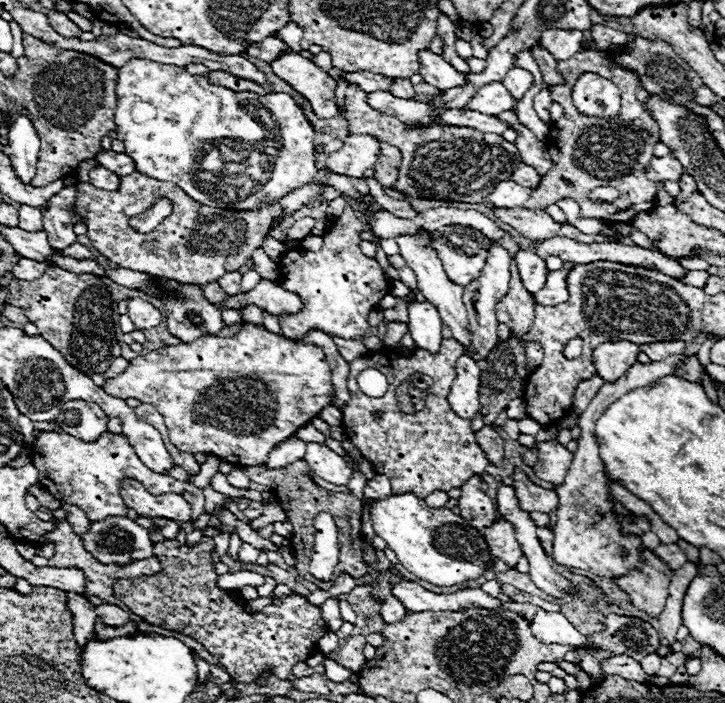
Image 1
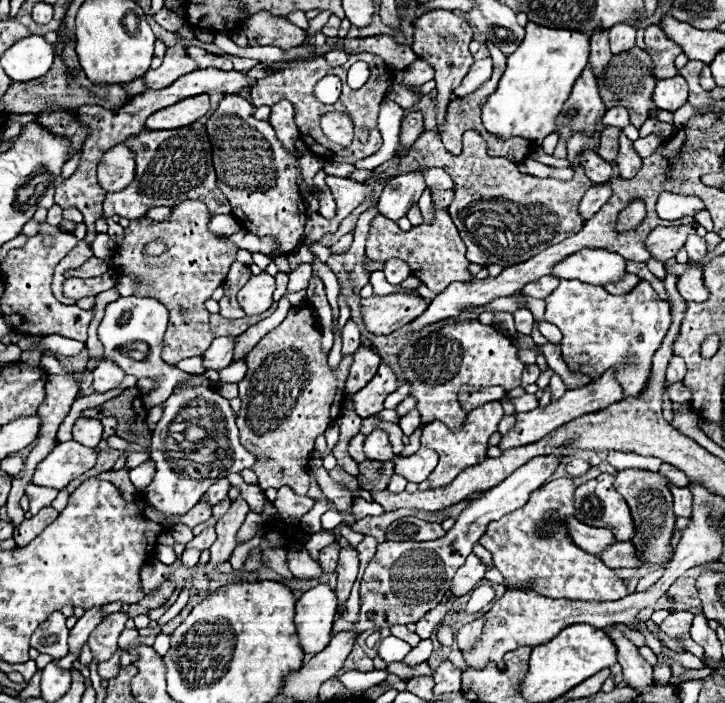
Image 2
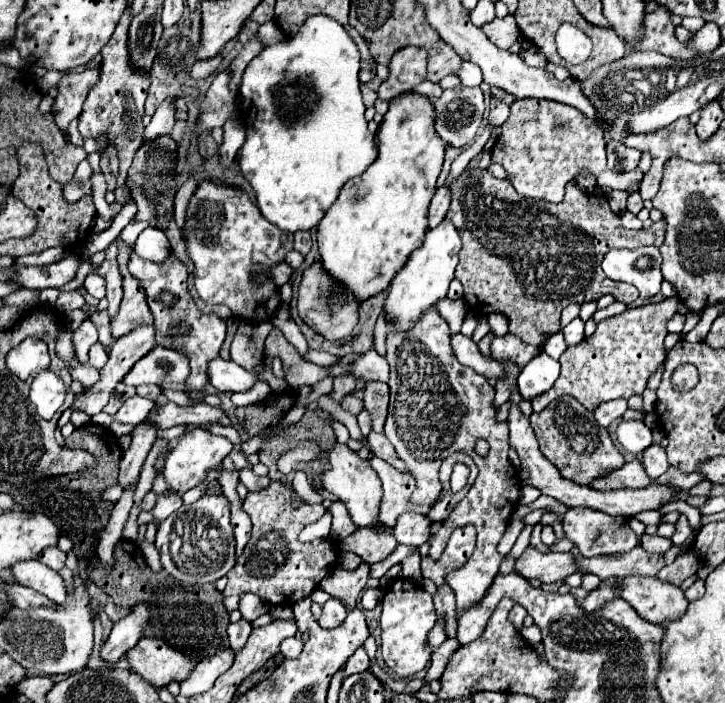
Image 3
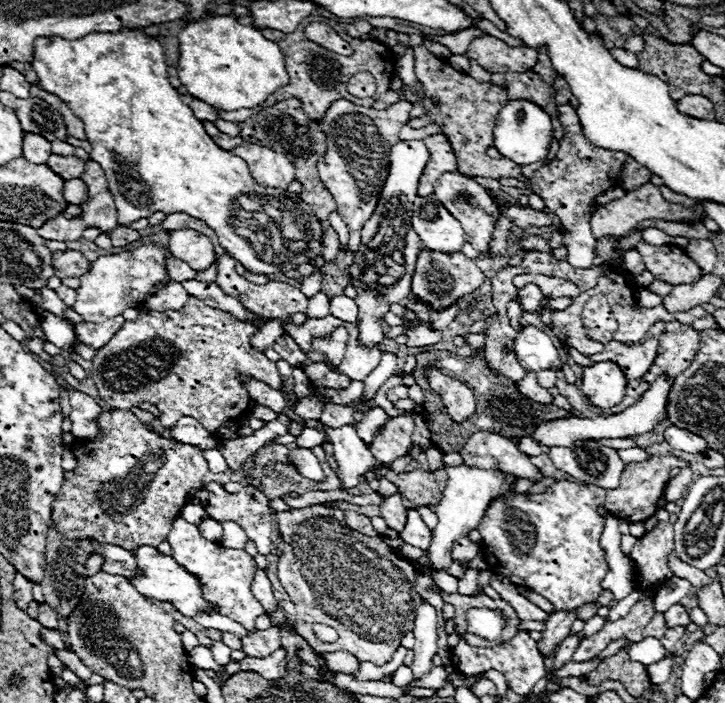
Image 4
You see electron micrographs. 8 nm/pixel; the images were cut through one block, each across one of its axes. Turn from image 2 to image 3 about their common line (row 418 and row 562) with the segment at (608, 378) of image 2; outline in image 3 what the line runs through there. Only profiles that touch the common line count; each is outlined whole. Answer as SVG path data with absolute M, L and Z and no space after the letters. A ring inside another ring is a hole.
M528 546L516 560L516 574L526 576L526 580L536 578L540 582L560 582L574 572L576 564L572 560L572 554L540 554L536 548Z

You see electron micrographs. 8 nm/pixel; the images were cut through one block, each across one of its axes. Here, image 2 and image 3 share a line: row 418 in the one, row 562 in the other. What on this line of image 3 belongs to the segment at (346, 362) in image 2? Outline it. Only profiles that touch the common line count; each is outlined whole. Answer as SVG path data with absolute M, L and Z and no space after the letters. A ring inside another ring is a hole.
M272 482L262 492L250 492L242 508L252 520L252 536L238 558L236 568L228 572L224 596L252 592L270 604L294 604L310 596L310 592L318 588L320 580L336 566L336 544L332 538L302 544L298 542L298 534L306 524L316 522L324 514L324 506L304 504L300 508L292 508L290 486Z

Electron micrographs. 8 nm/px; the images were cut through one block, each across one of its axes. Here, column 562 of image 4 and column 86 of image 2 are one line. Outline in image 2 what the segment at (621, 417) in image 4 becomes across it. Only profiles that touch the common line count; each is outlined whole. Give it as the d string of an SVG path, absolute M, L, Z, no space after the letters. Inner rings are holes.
M78 418L76 424L72 426L72 438L80 444L86 444L90 448L98 446L102 440L102 424L100 420L94 418Z

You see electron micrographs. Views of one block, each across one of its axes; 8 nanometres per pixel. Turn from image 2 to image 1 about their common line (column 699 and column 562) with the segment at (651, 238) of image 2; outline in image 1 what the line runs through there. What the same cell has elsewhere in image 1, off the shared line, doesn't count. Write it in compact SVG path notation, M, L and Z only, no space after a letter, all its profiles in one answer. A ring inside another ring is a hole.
M494 208L496 216L512 226L516 232L530 240L544 240L552 236L568 236L580 244L590 242L602 242L602 236L598 234L582 234L572 224L558 224L548 216L544 210L526 210L526 208Z

